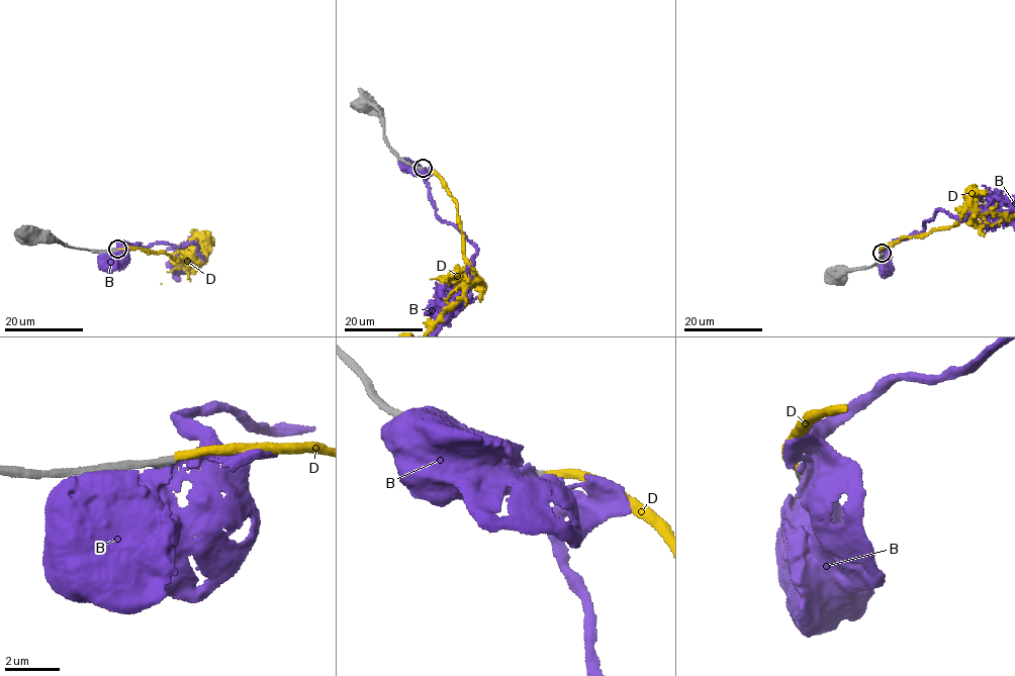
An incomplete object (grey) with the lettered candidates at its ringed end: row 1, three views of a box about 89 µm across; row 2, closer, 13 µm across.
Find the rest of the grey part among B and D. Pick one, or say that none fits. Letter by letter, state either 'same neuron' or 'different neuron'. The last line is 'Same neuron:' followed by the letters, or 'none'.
B: different neuron
D: different neuron
Same neuron: none

